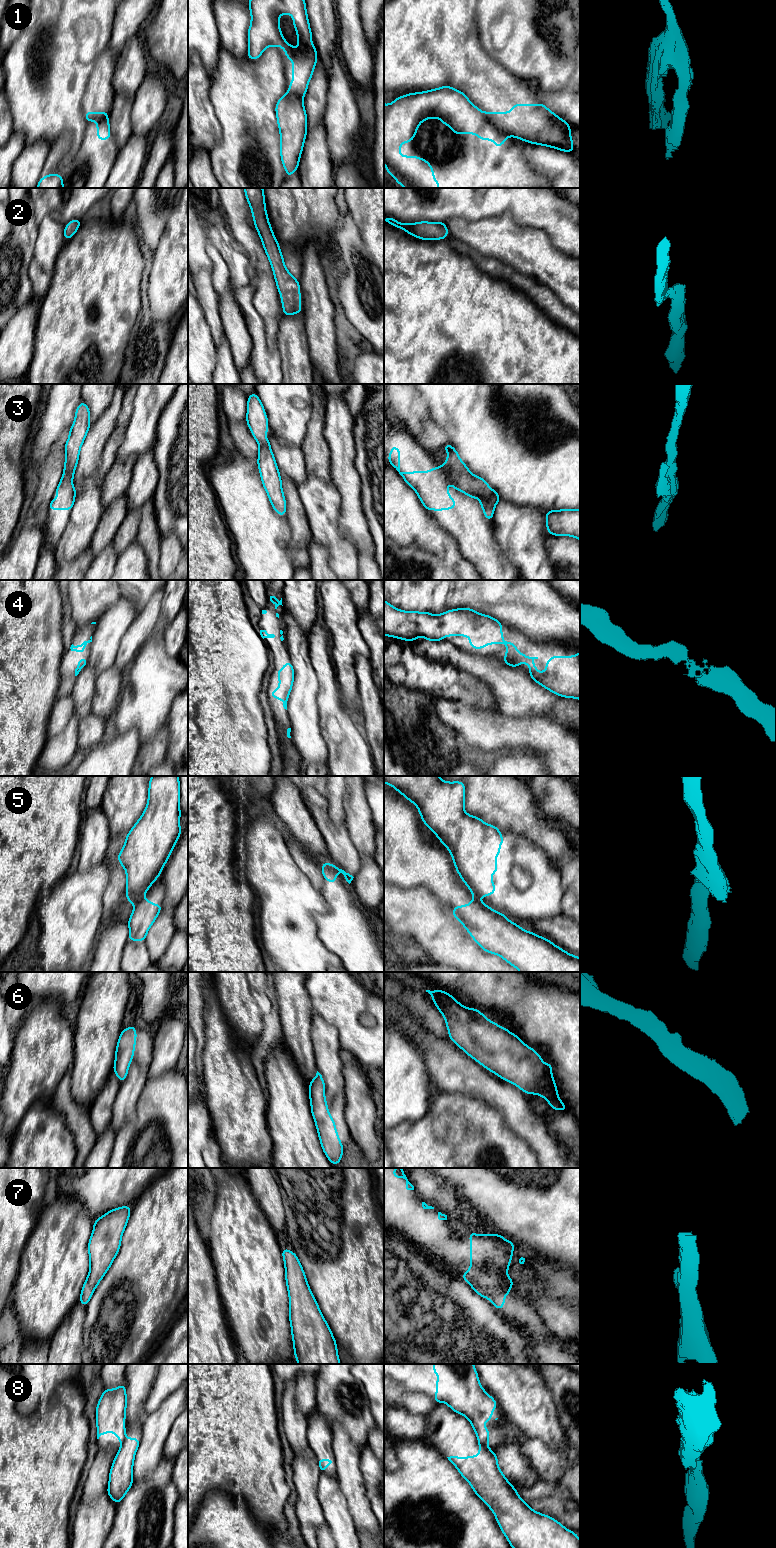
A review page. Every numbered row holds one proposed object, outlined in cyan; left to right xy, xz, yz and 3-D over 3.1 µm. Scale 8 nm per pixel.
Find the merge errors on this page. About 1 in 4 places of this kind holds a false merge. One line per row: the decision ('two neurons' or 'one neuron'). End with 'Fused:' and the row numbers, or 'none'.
1: two neurons
2: one neuron
3: two neurons
4: one neuron
5: two neurons
6: one neuron
7: one neuron
8: two neurons
Fused: 1, 3, 5, 8

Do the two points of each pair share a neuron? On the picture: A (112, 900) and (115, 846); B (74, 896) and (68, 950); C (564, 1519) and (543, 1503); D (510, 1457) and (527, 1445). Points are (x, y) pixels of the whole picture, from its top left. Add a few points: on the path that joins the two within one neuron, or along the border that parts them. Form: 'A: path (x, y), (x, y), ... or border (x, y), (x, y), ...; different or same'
A: path (114, 887), (113, 859); same
B: path (73, 909), (68, 937); same
C: path (559, 1514), (548, 1503); same
D: border (504, 1442), (516, 1442), (520, 1453), (535, 1468); different

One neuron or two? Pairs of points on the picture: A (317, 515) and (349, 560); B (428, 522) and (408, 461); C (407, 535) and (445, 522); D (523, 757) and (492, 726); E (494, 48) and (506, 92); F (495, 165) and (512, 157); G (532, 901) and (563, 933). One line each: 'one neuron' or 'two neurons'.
A: one neuron
B: two neurons
C: two neurons
D: two neurons
E: two neurons
F: one neuron
G: two neurons

